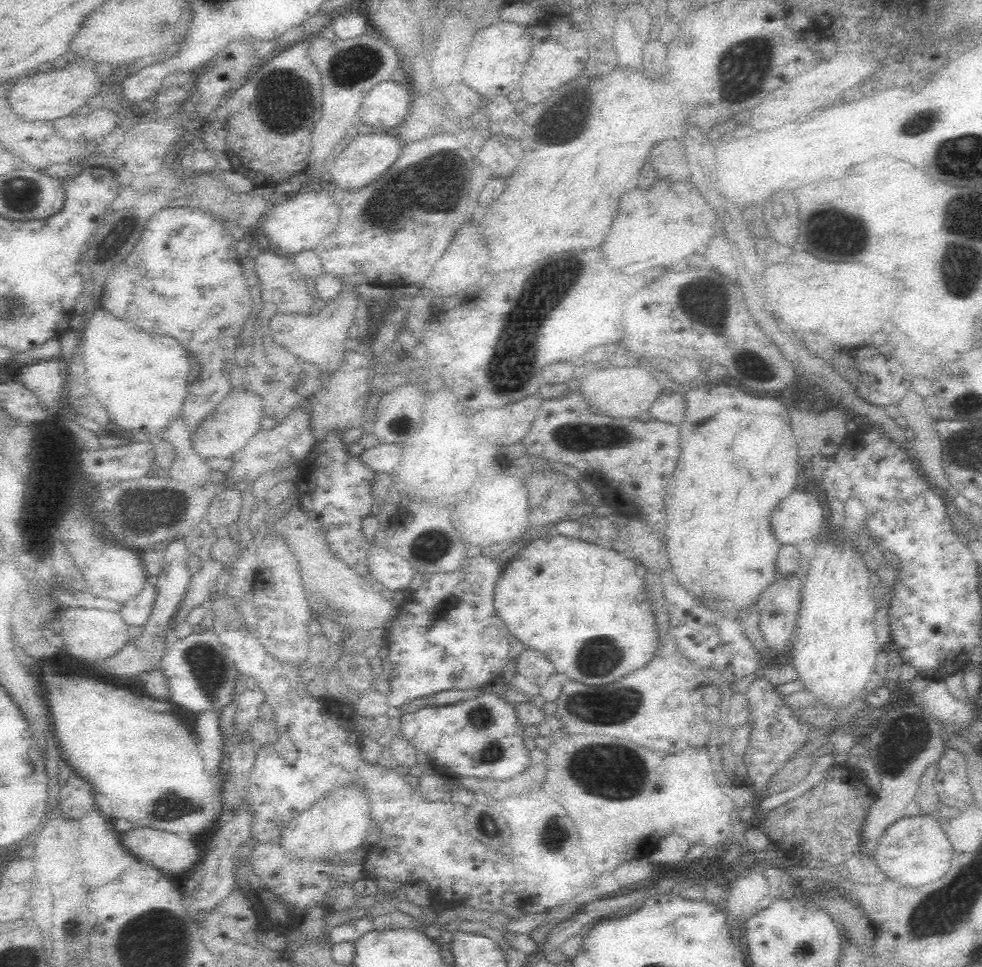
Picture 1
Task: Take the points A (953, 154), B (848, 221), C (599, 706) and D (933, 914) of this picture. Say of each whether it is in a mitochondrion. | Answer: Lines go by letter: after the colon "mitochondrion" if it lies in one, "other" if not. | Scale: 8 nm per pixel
A: mitochondrion
B: mitochondrion
C: mitochondrion
D: mitochondrion

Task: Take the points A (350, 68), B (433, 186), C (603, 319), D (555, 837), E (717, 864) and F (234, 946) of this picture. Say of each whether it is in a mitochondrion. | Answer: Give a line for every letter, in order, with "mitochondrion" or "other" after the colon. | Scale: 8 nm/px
A: mitochondrion
B: mitochondrion
C: other
D: mitochondrion
E: other
F: other

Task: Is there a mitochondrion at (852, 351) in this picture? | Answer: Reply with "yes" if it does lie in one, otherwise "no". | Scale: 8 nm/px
no

